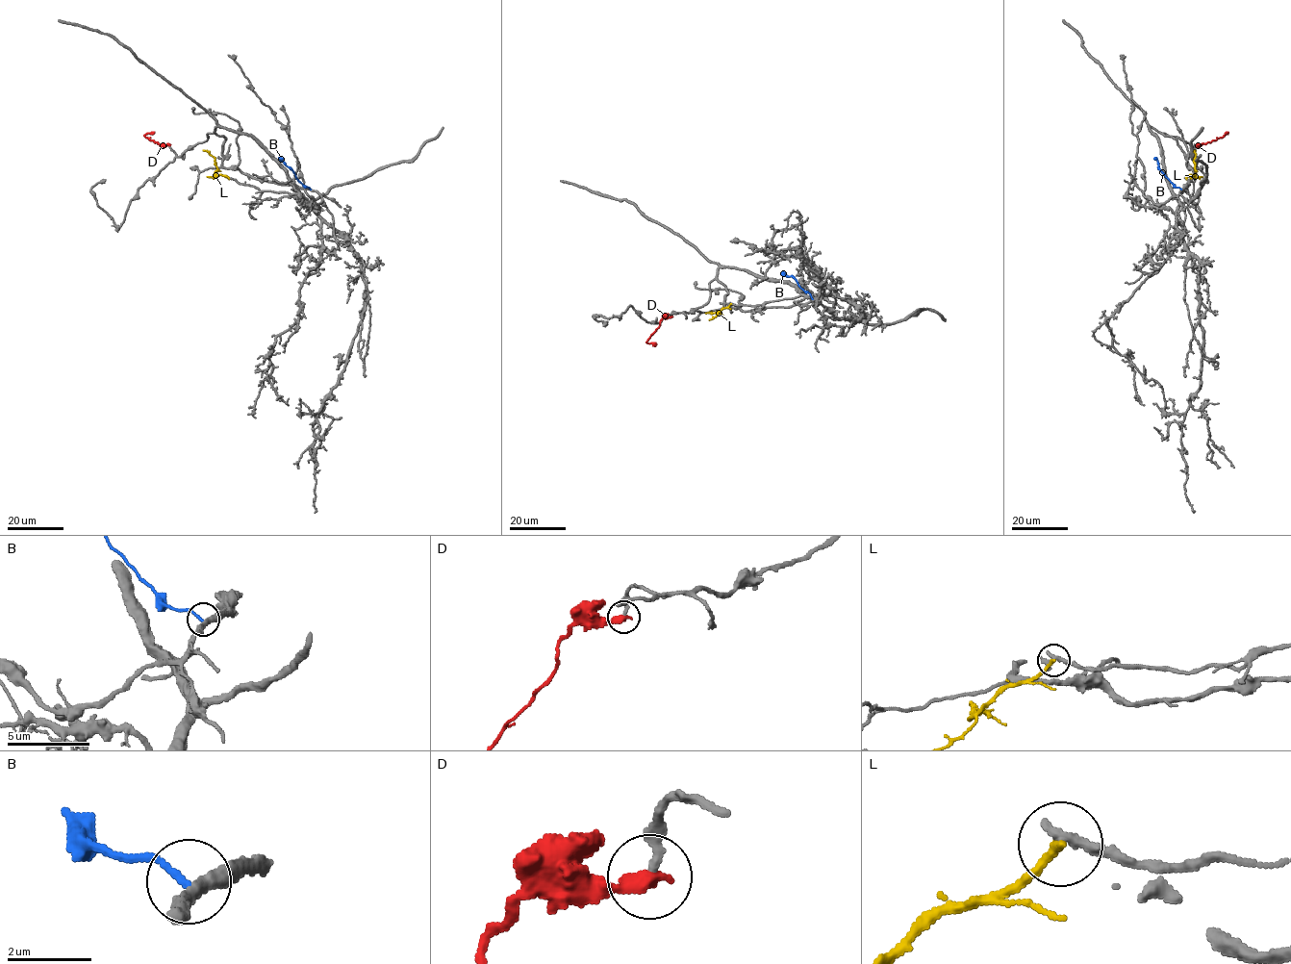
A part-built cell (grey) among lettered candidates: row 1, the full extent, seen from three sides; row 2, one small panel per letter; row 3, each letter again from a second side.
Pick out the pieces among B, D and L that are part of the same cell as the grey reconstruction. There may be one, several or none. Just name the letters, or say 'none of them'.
D

